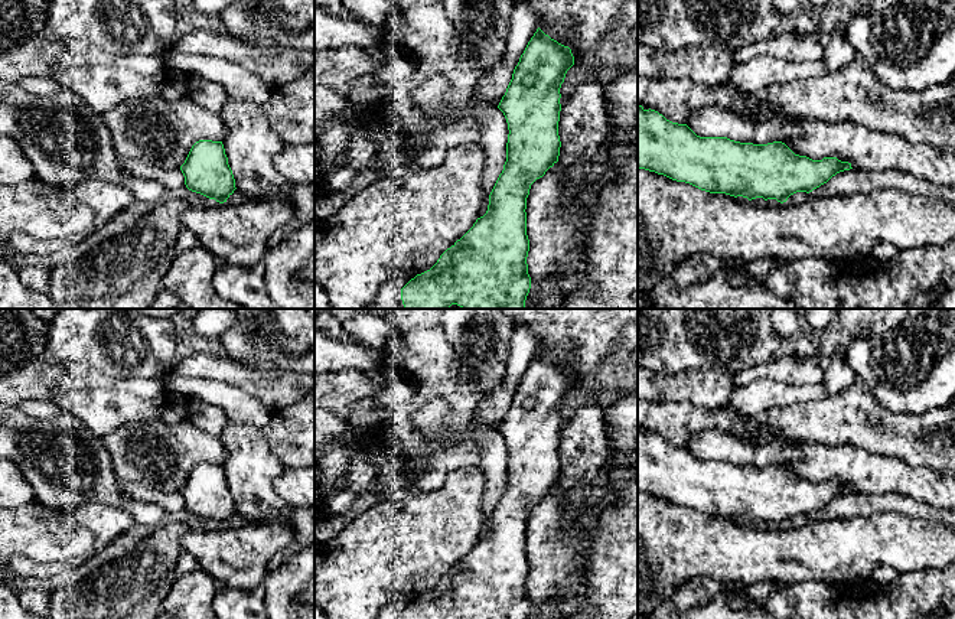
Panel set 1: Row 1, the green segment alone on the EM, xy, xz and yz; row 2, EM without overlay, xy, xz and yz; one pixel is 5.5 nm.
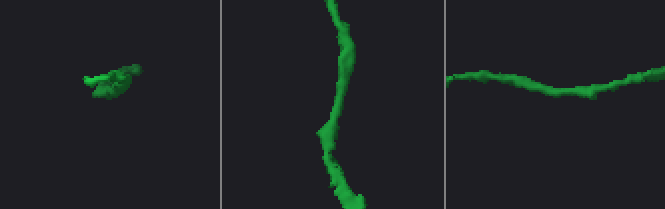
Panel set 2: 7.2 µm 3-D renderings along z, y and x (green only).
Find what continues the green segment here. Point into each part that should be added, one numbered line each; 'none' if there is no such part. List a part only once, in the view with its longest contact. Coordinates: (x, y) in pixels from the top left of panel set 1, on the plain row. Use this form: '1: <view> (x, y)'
none

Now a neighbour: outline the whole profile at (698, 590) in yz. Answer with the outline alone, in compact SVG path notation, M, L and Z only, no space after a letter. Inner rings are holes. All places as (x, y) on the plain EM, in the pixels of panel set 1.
M694 577L677 587L674 592L672 603L678 613L688 609L703 606L713 600L721 590L723 584L710 577Z

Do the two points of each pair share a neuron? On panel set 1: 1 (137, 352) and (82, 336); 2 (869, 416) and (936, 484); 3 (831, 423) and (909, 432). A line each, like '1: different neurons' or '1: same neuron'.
1: same neuron
2: different neurons
3: same neuron

